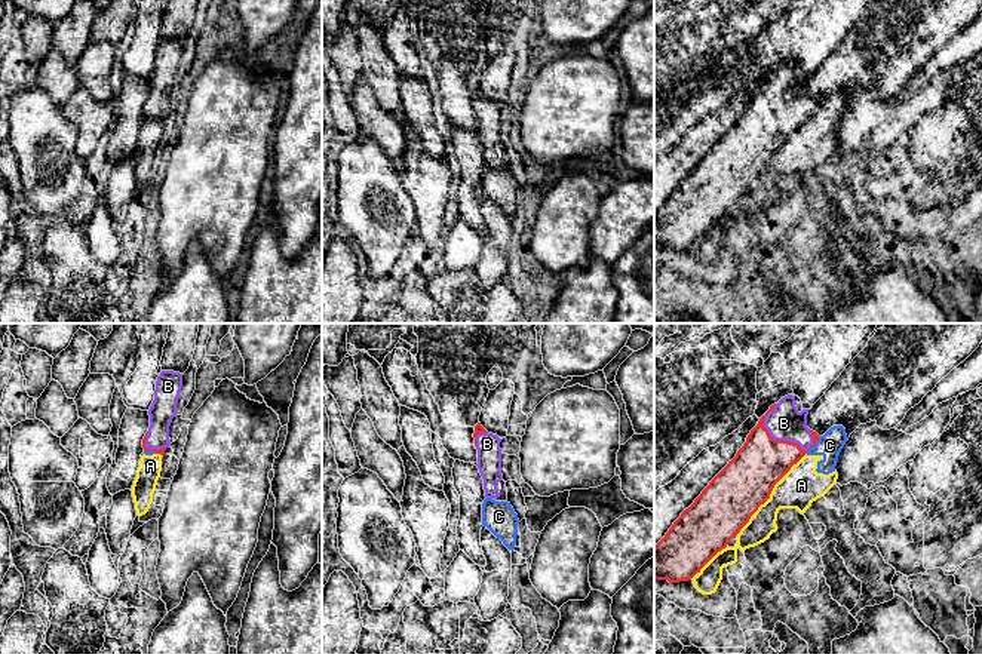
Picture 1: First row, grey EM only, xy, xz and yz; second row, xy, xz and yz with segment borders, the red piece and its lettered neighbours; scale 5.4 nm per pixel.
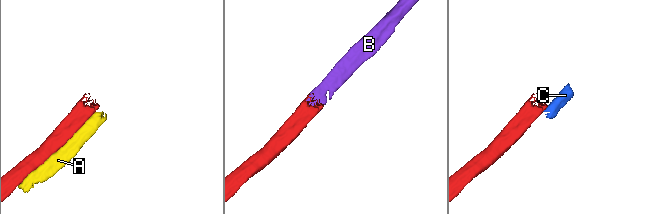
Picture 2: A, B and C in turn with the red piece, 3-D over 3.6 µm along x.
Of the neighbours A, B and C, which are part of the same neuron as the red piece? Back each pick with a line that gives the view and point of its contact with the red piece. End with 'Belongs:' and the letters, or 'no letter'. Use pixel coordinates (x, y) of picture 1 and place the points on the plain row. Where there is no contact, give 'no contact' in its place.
B: meets red in yz at (772, 106)
Belongs: B

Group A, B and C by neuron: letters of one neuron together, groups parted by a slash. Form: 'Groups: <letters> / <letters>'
Groups: A C / B

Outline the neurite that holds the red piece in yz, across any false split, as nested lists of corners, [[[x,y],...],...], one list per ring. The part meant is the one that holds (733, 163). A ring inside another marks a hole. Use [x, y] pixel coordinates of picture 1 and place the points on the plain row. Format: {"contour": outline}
{"contour": [[[788,62],[770,74],[751,98],[736,125],[709,150],[654,214],[654,249],[688,249],[700,240],[770,166],[774,153],[816,113],[820,104],[807,95],[810,77],[800,80],[795,71],[795,64]]]}

